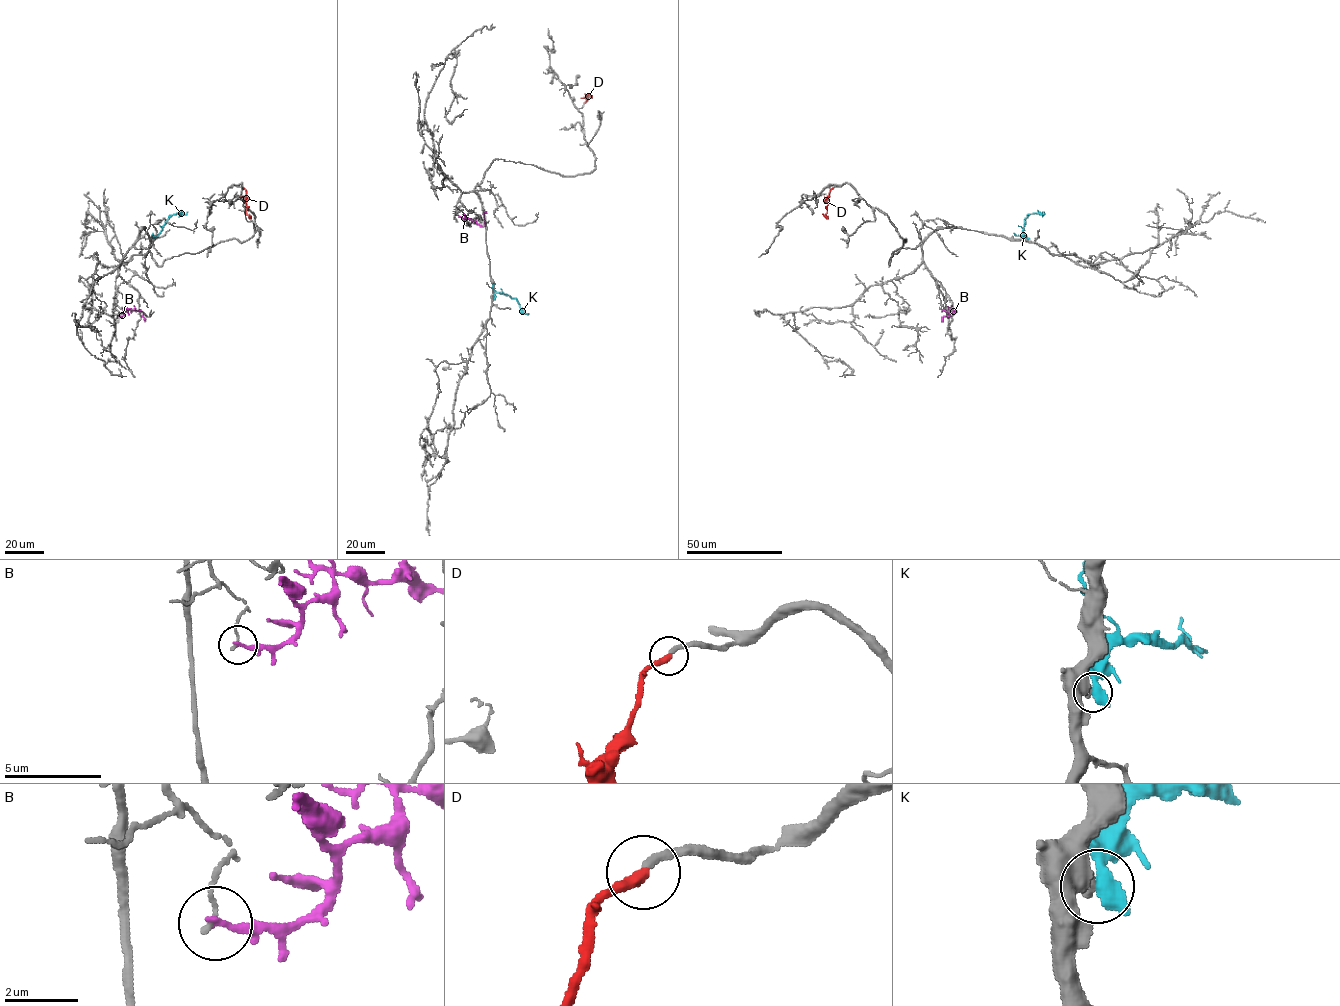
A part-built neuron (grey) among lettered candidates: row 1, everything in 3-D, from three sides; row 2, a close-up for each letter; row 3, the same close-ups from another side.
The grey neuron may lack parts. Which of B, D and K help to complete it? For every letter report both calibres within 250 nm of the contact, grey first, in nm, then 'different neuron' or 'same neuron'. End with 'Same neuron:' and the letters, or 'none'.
B: 110 nm thick on the grey side, 190 nm on the other; different neuron
D: 240 nm thick on the grey side, 320 nm on the other; same neuron
K: 240 nm thick on the grey side, 550 nm on the other; different neuron
Same neuron: D

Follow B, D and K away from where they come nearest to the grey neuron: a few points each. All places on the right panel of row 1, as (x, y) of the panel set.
B: (946, 316), (949, 309), (956, 311), (943, 316), (943, 321)
D: (833, 187), (827, 198), (827, 219)
K: (1028, 238), (1023, 236), (1025, 219), (1031, 213), (1043, 215), (1043, 211)

